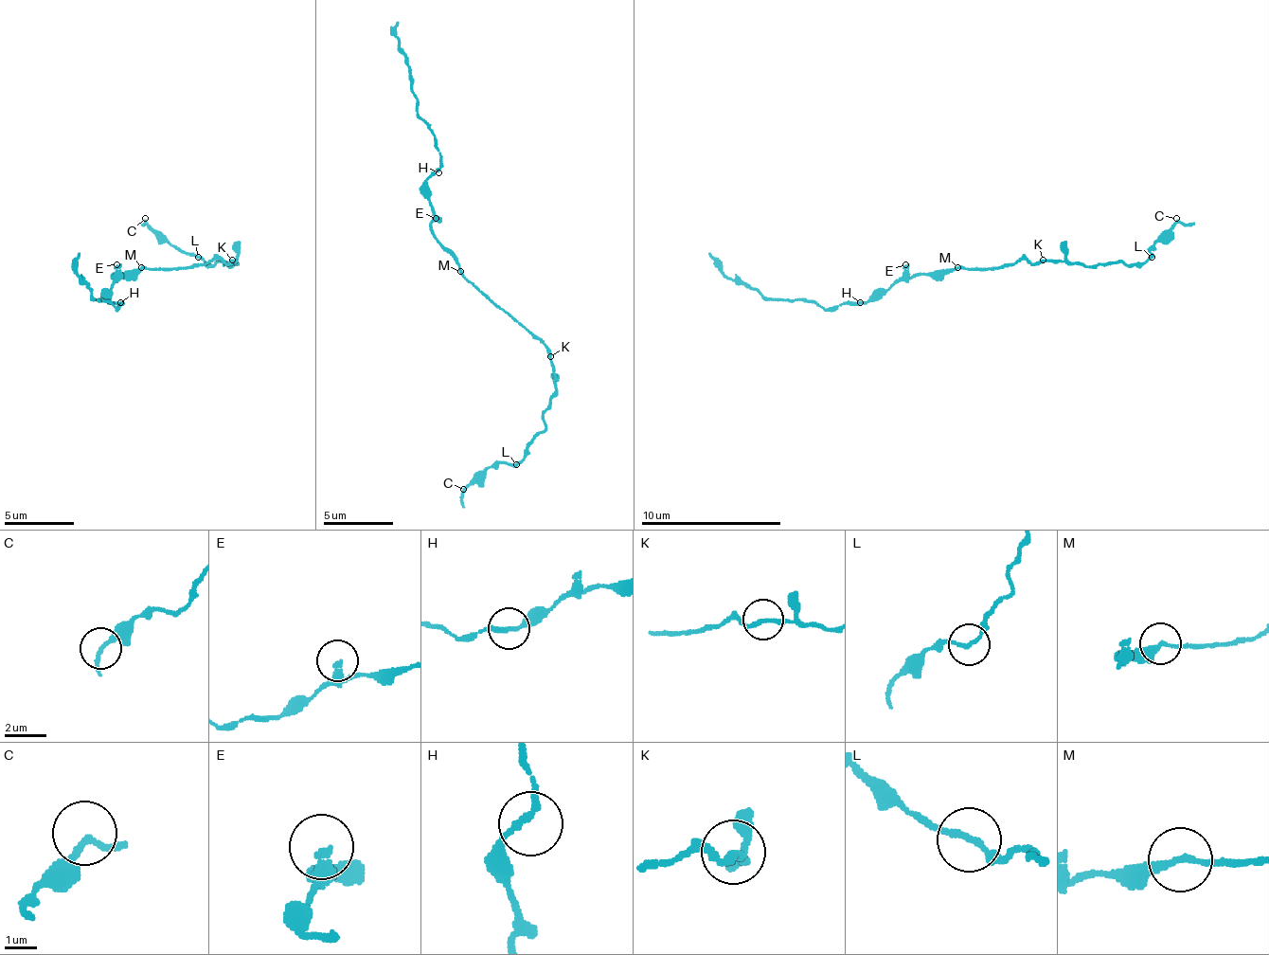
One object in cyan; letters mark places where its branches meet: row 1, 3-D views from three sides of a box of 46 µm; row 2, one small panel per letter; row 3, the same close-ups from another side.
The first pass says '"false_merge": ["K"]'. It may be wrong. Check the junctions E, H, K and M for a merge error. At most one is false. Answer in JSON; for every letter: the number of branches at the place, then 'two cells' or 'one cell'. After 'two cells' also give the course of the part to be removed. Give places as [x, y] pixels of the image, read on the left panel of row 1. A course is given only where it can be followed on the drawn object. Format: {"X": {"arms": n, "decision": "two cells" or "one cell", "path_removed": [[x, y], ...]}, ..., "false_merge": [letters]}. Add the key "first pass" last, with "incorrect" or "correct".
{"E": {"arms": 2, "decision": "one cell"}, "H": {"arms": 2, "decision": "one cell"}, "K": {"arms": 2, "decision": "two cells", "path_removed": [[233, 261], [236, 261], [229, 267], [225, 264], [208, 264], [194, 253], [169, 246], [145, 222]]}, "M": {"arms": 2, "decision": "one cell"}, "false_merge": ["K"], "first pass": "correct"}

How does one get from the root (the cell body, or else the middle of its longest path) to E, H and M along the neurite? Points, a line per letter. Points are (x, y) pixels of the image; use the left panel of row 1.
E: (155, 267), (114, 275), (116, 264)
H: (155, 267), (114, 275), (110, 302), (120, 302)
M: (155, 267), (141, 267)

